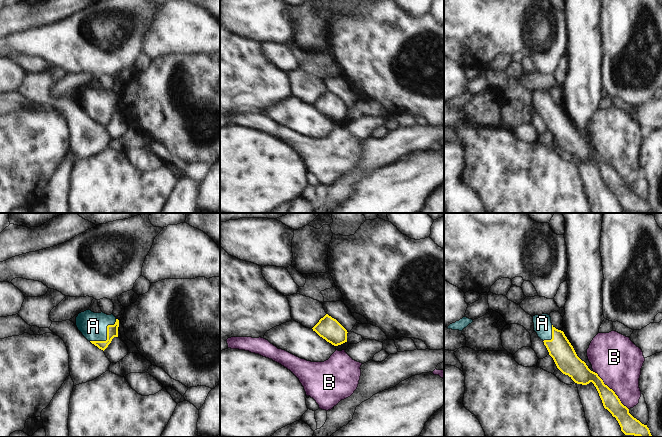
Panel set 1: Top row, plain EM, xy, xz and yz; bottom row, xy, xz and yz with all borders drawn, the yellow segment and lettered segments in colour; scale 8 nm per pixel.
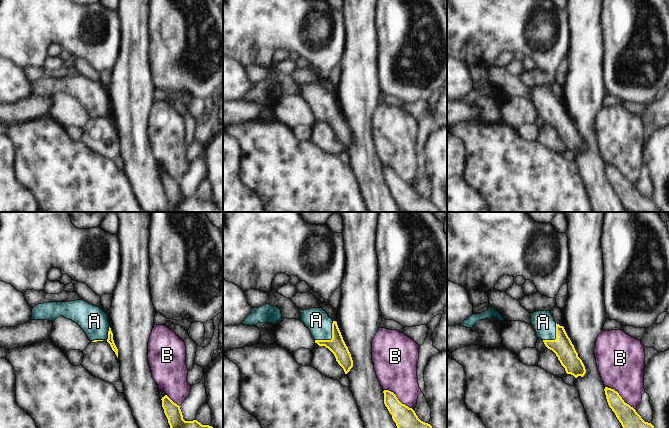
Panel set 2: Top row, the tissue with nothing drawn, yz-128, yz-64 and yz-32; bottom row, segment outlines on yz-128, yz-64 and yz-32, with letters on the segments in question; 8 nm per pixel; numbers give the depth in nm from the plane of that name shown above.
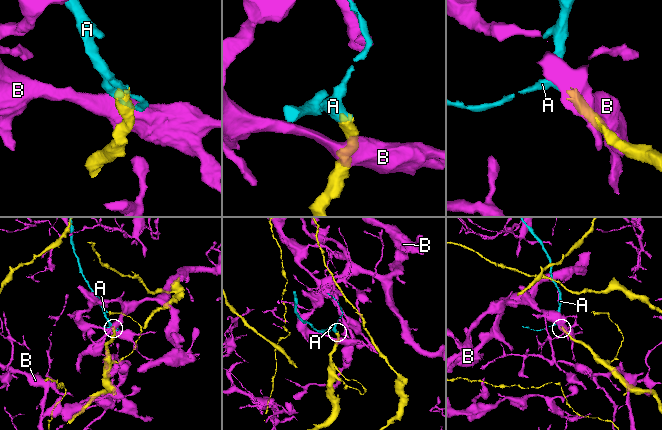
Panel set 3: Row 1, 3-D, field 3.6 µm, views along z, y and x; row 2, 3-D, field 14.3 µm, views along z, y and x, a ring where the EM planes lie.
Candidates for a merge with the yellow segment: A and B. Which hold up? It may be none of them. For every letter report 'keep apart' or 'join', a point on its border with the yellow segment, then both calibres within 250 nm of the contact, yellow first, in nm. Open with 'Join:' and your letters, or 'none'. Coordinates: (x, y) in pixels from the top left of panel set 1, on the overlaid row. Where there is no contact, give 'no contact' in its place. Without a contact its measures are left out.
Join: A
A: join; meets yellow in xy at (107, 335); 100 nm thick on the yellow side, 220 nm on the other
B: keep apart; meets yellow in yz at (611, 389); 140 nm thick on the yellow side, 380 nm on the other

